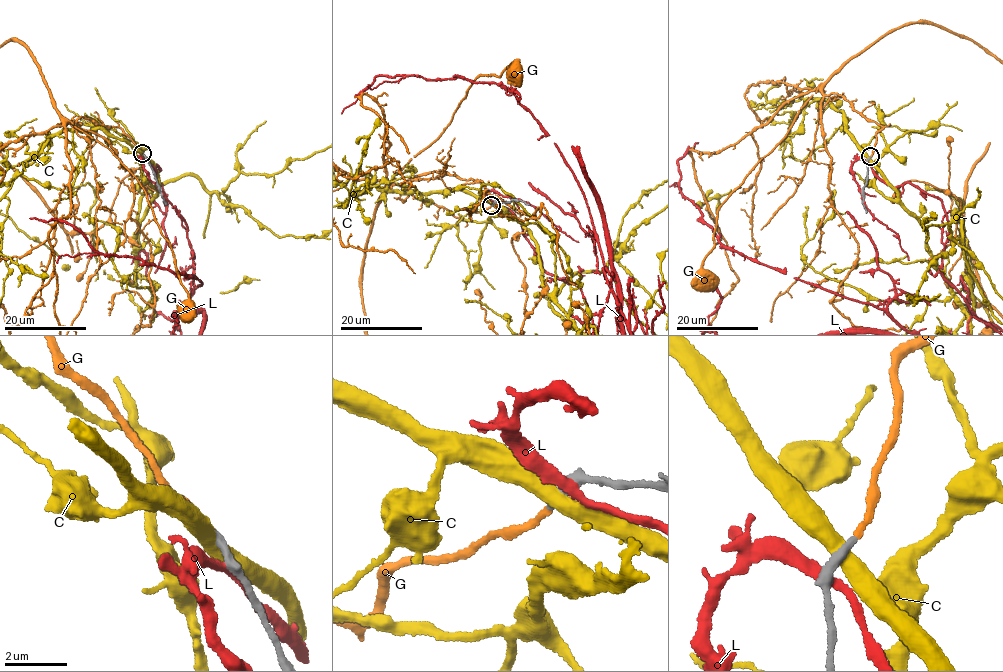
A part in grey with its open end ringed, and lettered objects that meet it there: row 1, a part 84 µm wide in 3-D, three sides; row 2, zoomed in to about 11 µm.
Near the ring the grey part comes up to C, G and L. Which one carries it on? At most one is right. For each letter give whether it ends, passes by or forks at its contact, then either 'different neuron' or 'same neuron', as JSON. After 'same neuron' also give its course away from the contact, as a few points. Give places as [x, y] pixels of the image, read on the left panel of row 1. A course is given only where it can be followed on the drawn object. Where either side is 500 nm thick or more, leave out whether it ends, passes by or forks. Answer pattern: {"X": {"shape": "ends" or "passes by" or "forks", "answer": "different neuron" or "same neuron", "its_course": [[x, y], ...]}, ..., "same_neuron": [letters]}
{"C": {"shape": "passes by", "answer": "different neuron"}, "G": {"shape": "ends", "answer": "same neuron"}, "L": {"shape": "passes by", "answer": "different neuron"}, "same_neuron": ["G"]}

